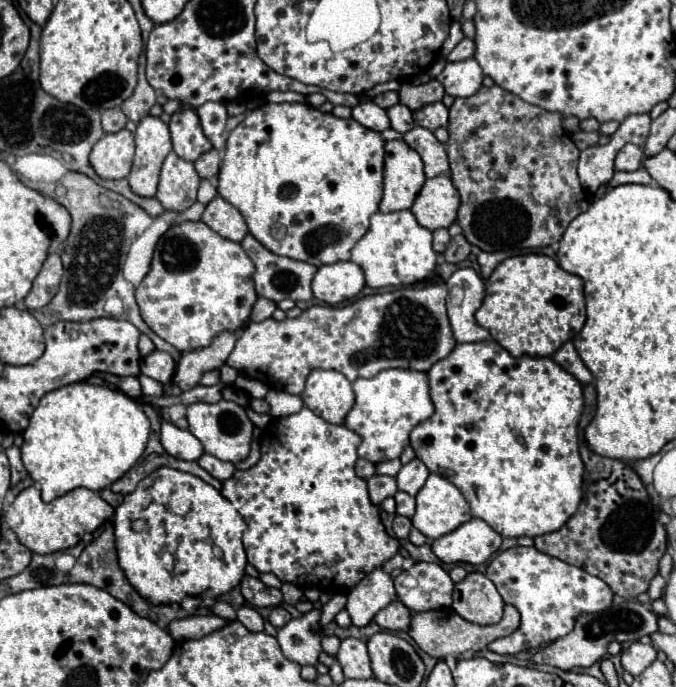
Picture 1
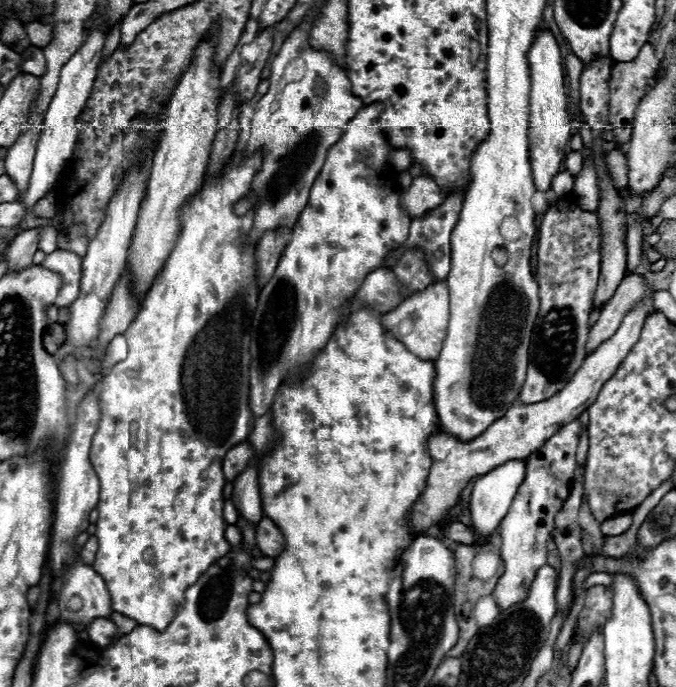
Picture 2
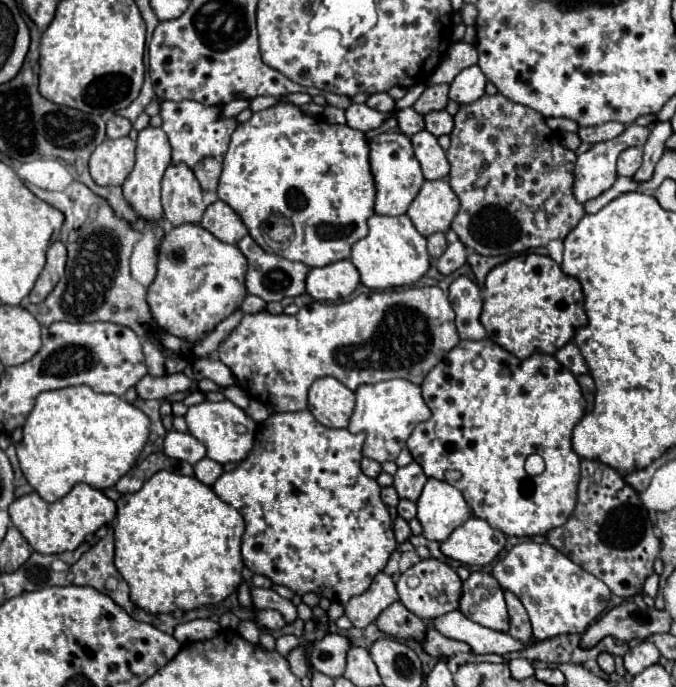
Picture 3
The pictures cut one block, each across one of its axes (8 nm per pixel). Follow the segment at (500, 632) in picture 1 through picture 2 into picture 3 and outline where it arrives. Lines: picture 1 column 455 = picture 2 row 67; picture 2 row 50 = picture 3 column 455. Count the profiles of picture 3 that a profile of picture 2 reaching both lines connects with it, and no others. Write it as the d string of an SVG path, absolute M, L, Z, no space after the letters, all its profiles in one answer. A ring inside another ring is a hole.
M428 626L428 630L426 630L422 648L424 648L426 654L430 654L434 658L450 658L450 656L454 656L458 652L472 652L472 648L466 642L446 638L432 626Z

